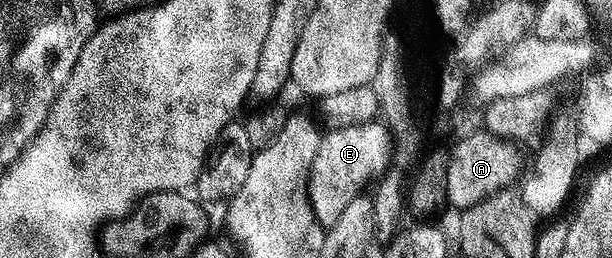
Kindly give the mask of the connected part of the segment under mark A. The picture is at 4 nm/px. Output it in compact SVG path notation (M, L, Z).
M480 128L475 134L462 135L456 142L459 143L455 151L450 151L447 159L447 202L455 205L456 211L468 210L490 194L514 187L520 181L525 162L523 166L523 158L518 150L520 147L514 141Z

